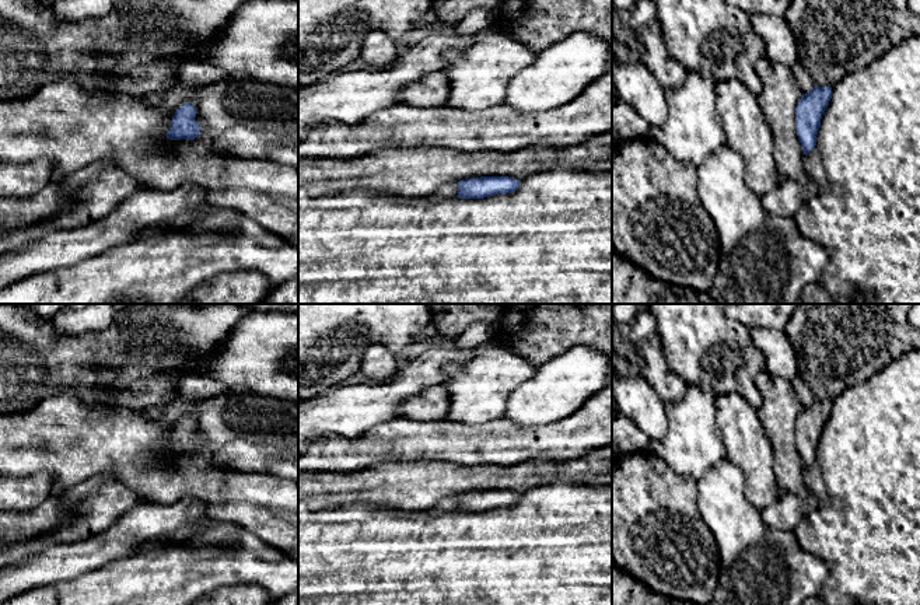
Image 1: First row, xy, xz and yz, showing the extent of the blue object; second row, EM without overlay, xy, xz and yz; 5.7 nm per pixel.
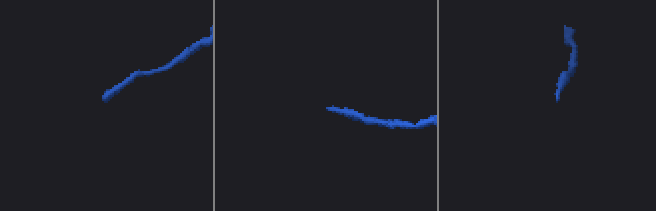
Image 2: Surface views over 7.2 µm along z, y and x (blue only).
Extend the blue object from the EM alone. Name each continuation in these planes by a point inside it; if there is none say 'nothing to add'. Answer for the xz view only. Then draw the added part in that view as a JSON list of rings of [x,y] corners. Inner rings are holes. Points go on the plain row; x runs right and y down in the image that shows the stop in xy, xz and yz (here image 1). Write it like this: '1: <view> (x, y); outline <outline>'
1: xz (450, 504); outline [[[458,496],[445,497],[440,500],[433,508],[428,510],[428,513],[433,515],[455,511],[458,511]]]

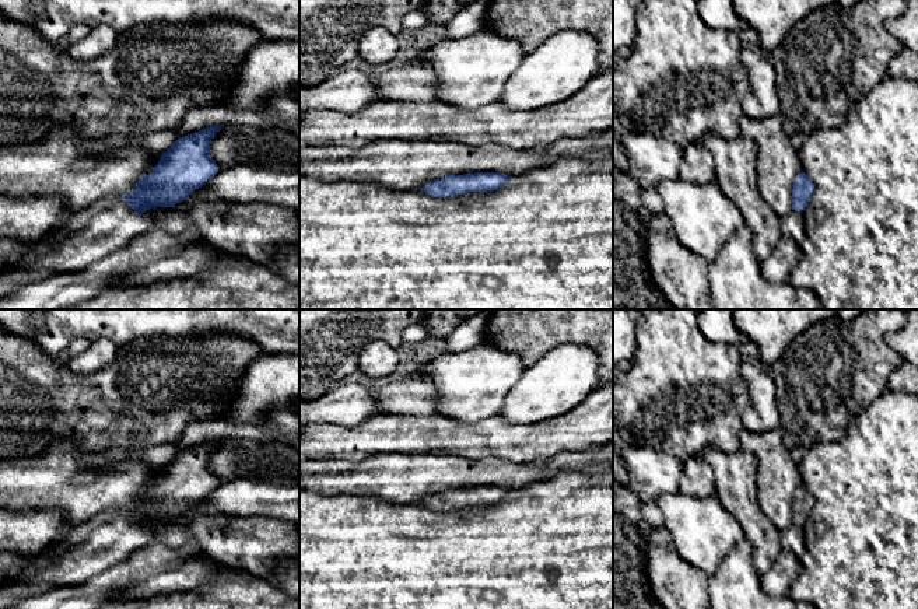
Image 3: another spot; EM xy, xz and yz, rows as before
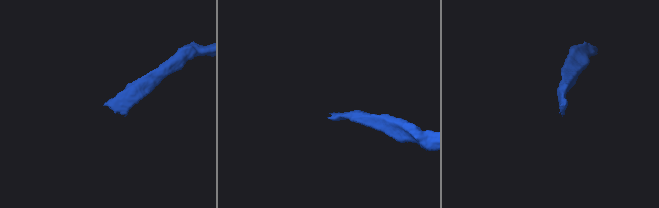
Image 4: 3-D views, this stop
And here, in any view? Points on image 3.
1: xy (86, 550); outline [[[120,510],[104,511],[81,525],[66,529],[48,567],[24,571],[14,584],[1,585],[0,609],[8,609],[24,598],[55,587],[91,581],[153,542],[154,536],[148,529],[139,529]]]

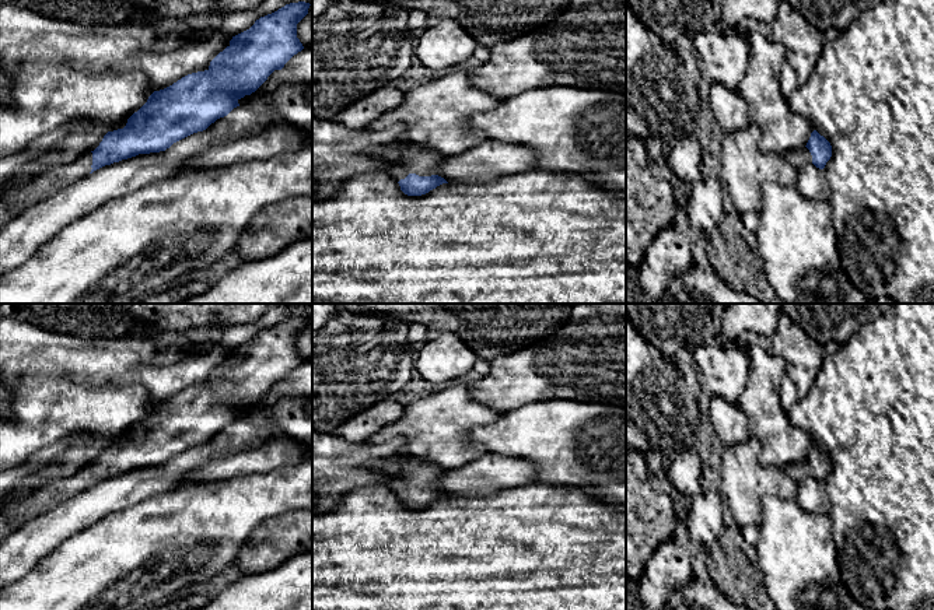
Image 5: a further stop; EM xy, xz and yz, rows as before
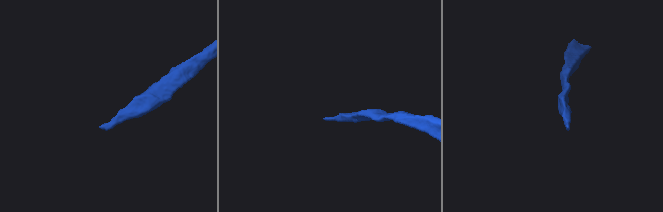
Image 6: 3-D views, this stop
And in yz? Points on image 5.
1: yz (800, 470); outline [[[807,460],[800,463],[790,463],[784,467],[784,471],[794,478],[797,483],[805,477],[812,476],[812,469]]]

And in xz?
1: xz (401, 474); outline [[[381,460],[368,463],[367,467],[386,474],[388,477],[381,484],[388,485],[396,495],[405,492],[409,487],[416,487],[419,490],[435,488],[440,480],[448,471],[438,466],[421,463],[417,460]]]

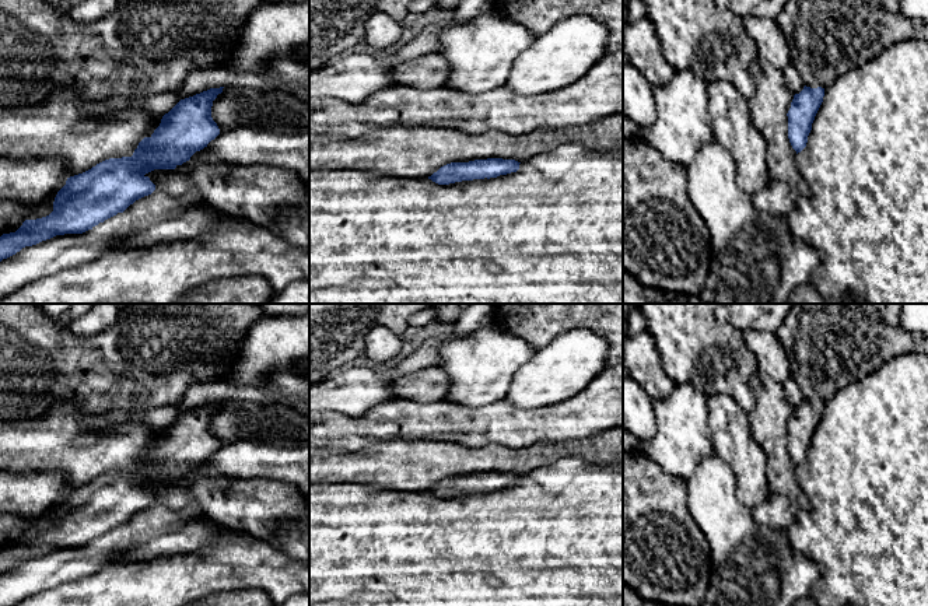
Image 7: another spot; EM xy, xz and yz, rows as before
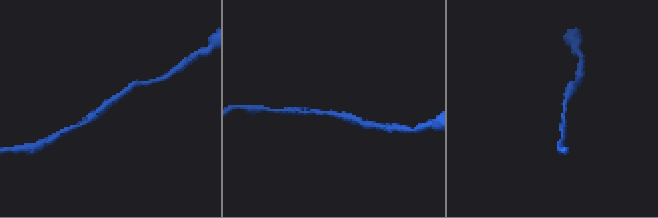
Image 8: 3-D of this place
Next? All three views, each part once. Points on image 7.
nothing to add

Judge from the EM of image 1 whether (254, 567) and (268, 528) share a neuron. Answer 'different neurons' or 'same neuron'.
different neurons

